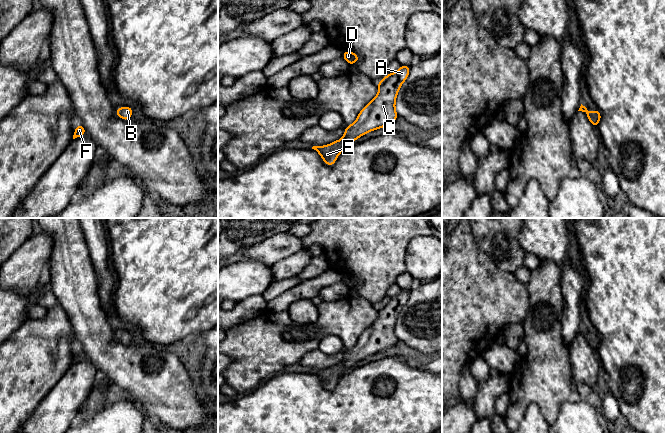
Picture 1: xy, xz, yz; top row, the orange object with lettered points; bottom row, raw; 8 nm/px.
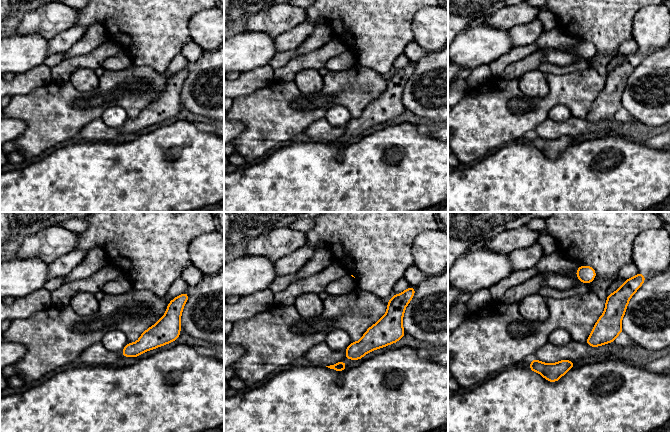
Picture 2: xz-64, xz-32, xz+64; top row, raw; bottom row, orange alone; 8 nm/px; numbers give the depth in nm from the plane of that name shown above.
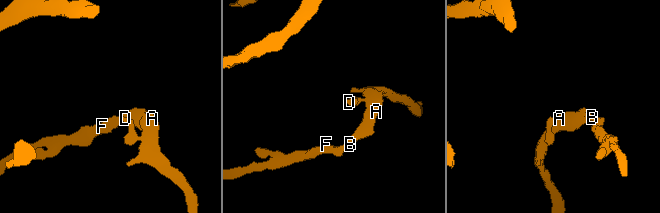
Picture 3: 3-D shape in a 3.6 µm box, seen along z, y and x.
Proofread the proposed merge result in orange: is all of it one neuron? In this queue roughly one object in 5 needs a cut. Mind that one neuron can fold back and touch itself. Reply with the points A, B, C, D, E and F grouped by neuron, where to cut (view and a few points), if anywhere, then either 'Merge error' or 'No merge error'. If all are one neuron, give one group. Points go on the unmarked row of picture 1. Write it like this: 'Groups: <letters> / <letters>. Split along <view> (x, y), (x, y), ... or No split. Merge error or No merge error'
Groups: A B C D E F. No split. No merge error

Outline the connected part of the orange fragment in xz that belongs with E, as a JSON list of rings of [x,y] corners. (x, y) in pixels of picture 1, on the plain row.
[[[402,289],[398,295],[386,299],[378,306],[378,318],[361,334],[356,345],[346,350],[342,363],[326,370],[312,371],[321,379],[326,389],[331,390],[336,386],[345,367],[353,367],[367,356],[383,352],[399,341],[395,335],[395,324],[402,307],[408,301],[409,295],[410,290]]]

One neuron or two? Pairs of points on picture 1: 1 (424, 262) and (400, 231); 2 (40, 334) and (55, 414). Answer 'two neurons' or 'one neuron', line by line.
1: two neurons
2: two neurons

